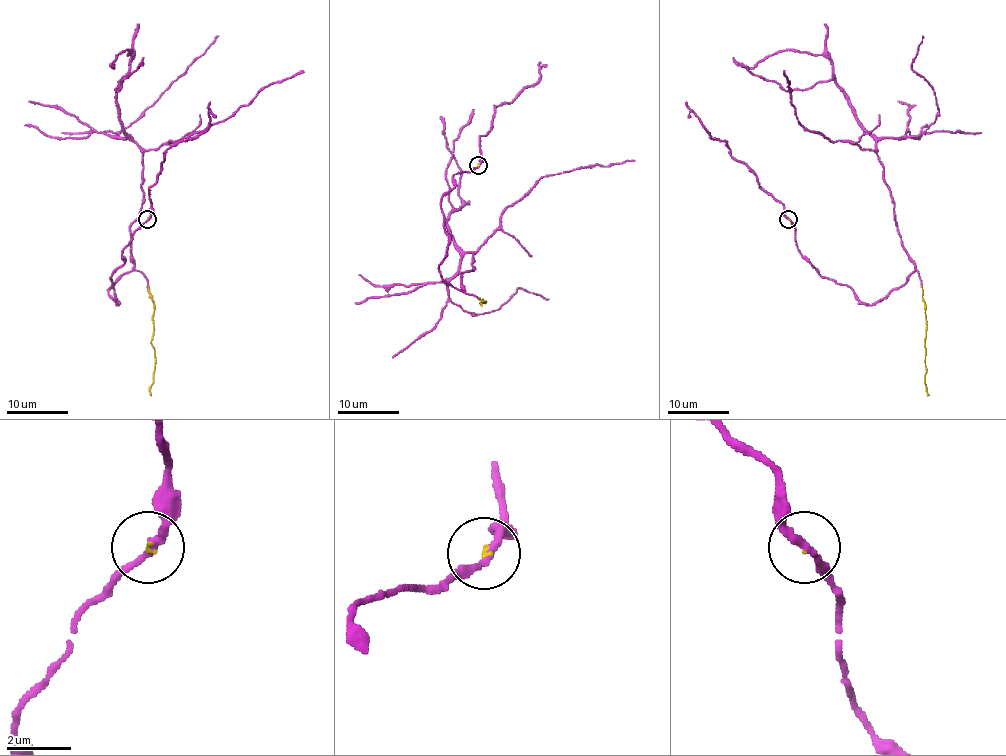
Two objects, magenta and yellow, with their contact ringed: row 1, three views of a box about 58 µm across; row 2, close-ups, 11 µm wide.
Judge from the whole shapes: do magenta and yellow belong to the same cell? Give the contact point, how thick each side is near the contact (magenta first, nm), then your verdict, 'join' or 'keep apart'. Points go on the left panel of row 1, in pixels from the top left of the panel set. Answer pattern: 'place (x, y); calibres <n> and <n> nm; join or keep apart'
place (147, 219); calibres 240 and 70 nm; join

